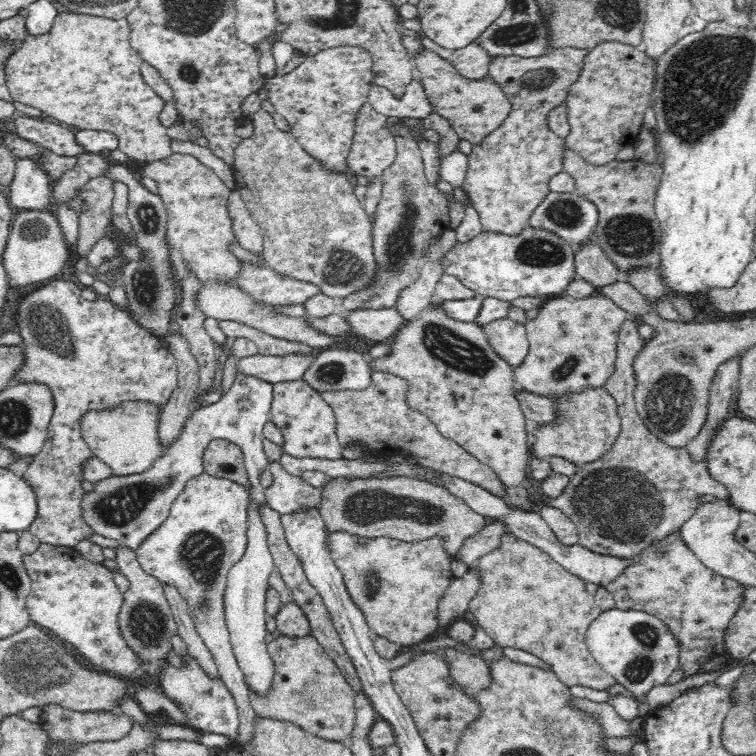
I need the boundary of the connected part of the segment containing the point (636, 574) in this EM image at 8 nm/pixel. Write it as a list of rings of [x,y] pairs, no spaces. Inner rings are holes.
[[[678,532],[664,540],[653,542],[646,550],[633,557],[630,564],[605,587],[612,593],[617,609],[647,612],[662,620],[672,631],[679,642],[679,667],[682,669],[683,679],[702,672],[714,672],[724,664],[728,664],[730,656],[724,648],[724,638],[727,626],[740,606],[743,585],[708,568],[688,546],[681,542]]]

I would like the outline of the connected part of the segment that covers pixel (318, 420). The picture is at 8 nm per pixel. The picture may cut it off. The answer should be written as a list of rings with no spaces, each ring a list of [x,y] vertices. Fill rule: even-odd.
[[[290,382],[274,386],[272,390],[273,402],[269,415],[284,438],[283,453],[296,458],[338,460],[343,457],[343,448],[335,430],[335,415],[323,394],[308,383]]]

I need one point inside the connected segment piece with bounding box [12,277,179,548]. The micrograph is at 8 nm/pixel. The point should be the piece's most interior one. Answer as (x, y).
(92, 355)

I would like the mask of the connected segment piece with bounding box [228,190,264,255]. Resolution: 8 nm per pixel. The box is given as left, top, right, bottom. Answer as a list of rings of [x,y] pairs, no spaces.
[[[238,190],[230,193],[228,200],[228,214],[232,219],[232,230],[234,231],[235,240],[238,244],[252,252],[252,254],[261,254],[263,248],[263,236],[260,227],[252,221],[250,213],[247,210],[247,204]]]

